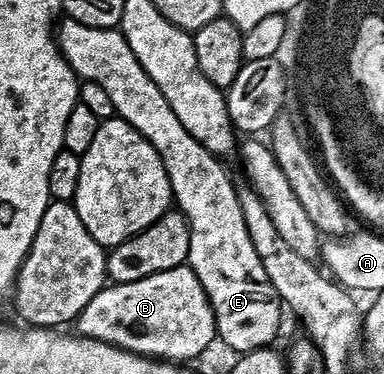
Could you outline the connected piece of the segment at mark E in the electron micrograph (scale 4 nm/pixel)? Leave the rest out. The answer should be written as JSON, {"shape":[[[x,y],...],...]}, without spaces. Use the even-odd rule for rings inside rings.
{"shape":[[[66,18],[57,25],[56,39],[59,48],[62,49],[62,56],[72,66],[74,75],[83,81],[94,80],[99,83],[114,103],[115,113],[121,119],[127,120],[133,128],[140,130],[144,138],[152,142],[152,146],[156,146],[168,170],[173,203],[185,213],[186,220],[190,223],[188,263],[196,270],[214,307],[217,335],[219,337],[222,335],[223,342],[228,347],[235,348],[235,353],[238,354],[271,345],[278,327],[282,324],[284,305],[276,286],[270,281],[268,270],[264,268],[260,254],[256,252],[252,234],[248,232],[244,210],[238,201],[238,188],[230,181],[229,174],[222,169],[223,161],[209,152],[200,142],[196,142],[196,138],[192,138],[188,130],[184,130],[180,118],[172,114],[172,106],[168,106],[156,82],[148,78],[144,66],[140,66],[136,54],[132,54],[132,46],[128,46],[128,42],[118,28],[97,28],[79,20]]]}

